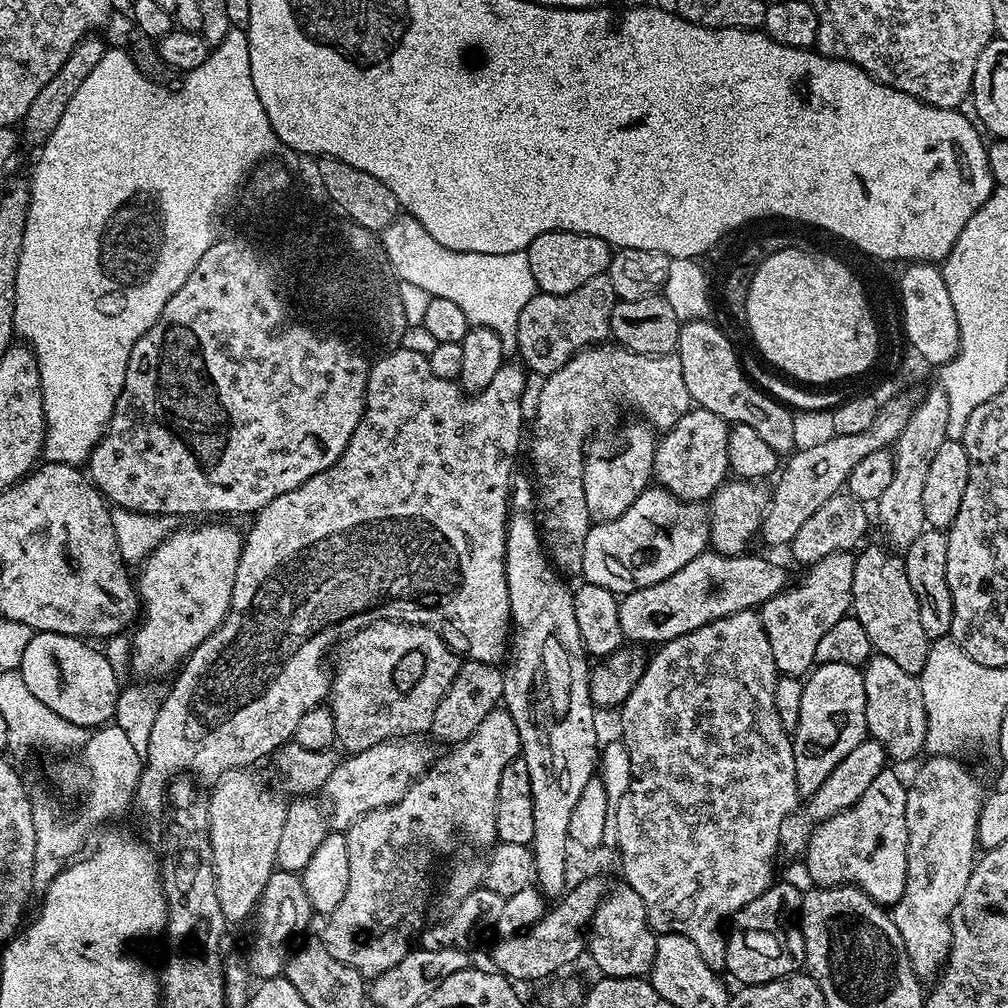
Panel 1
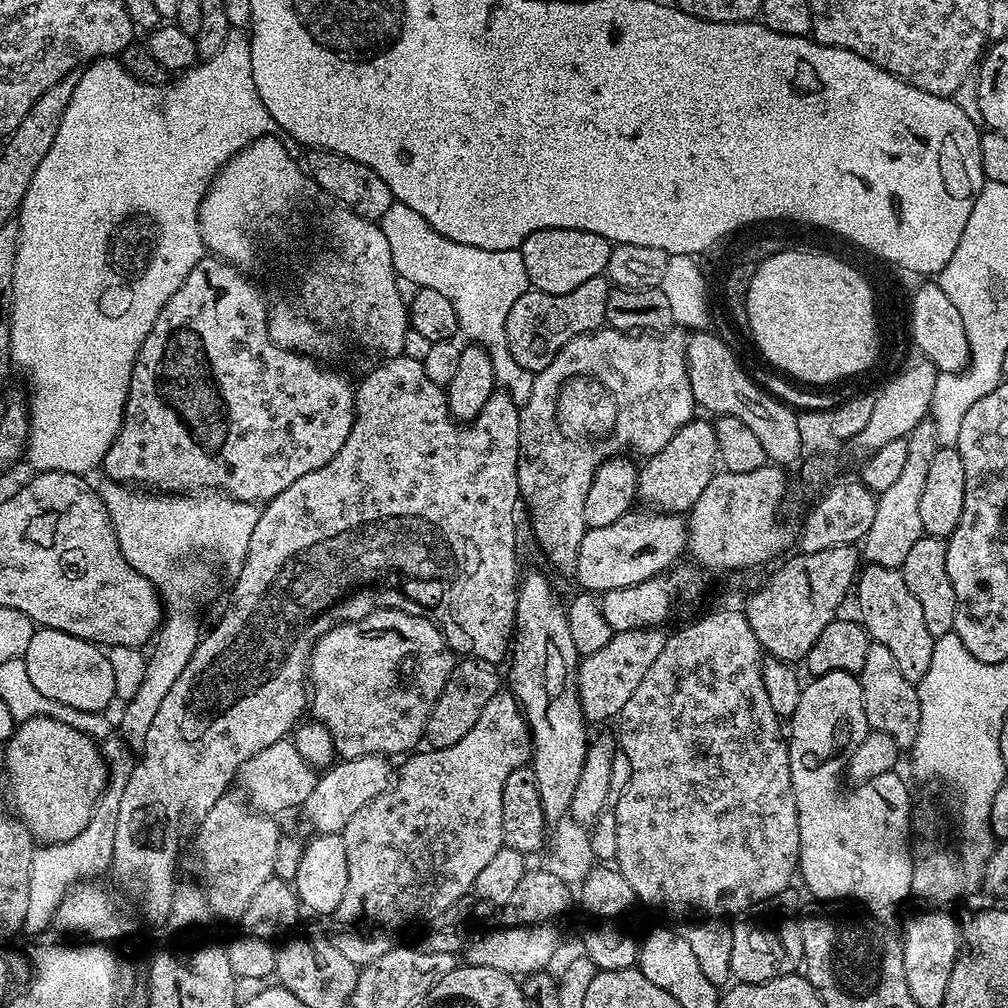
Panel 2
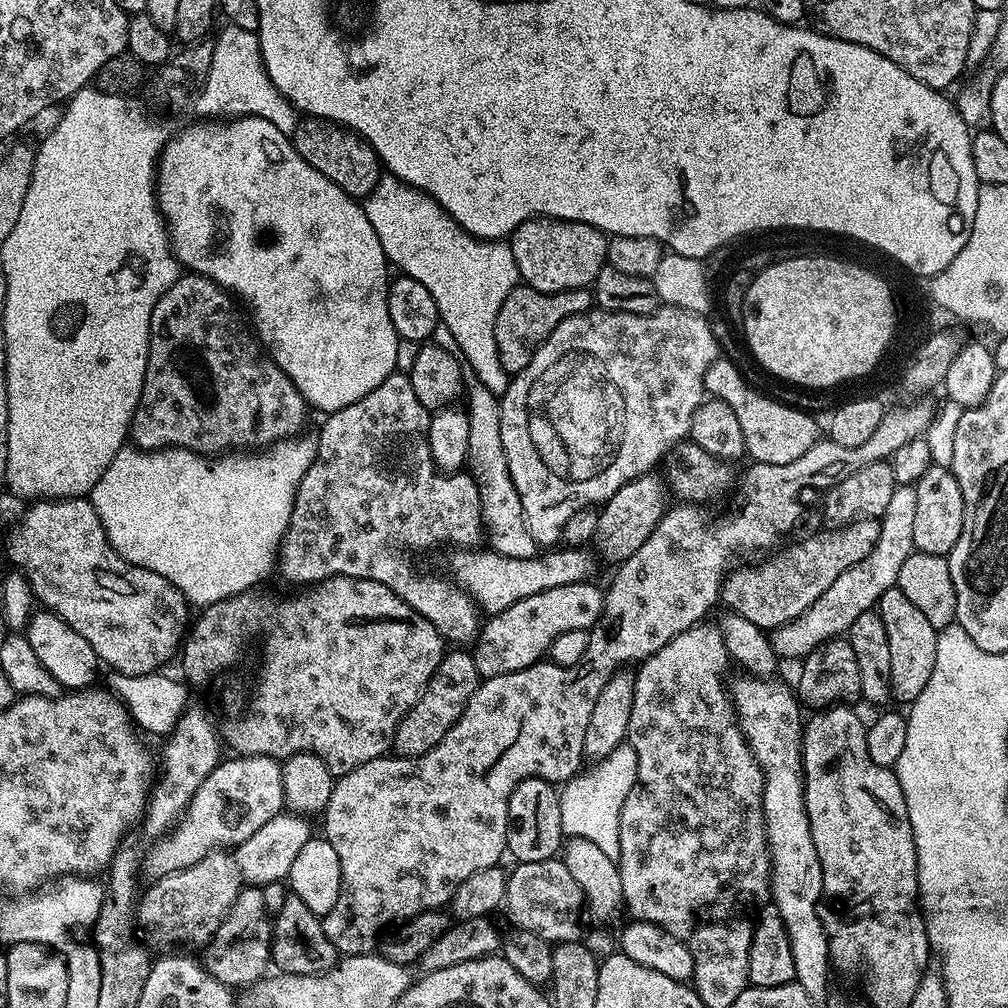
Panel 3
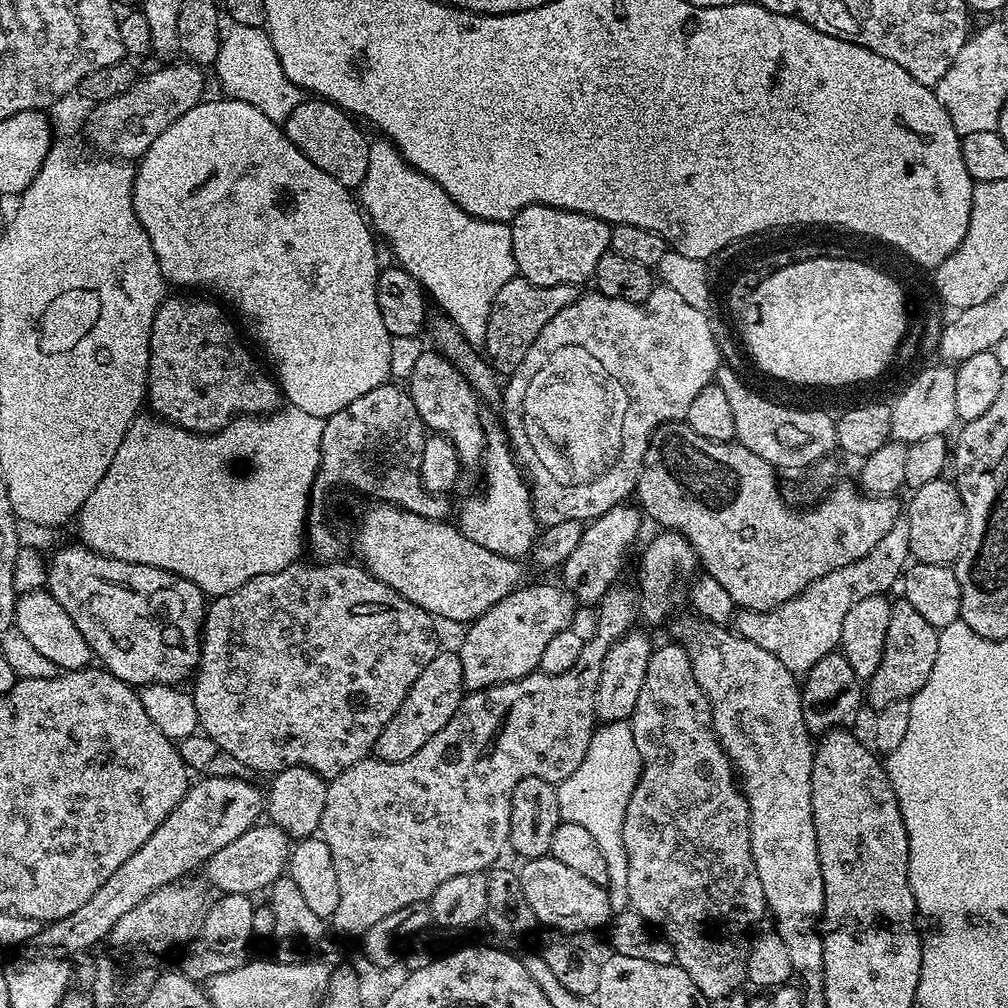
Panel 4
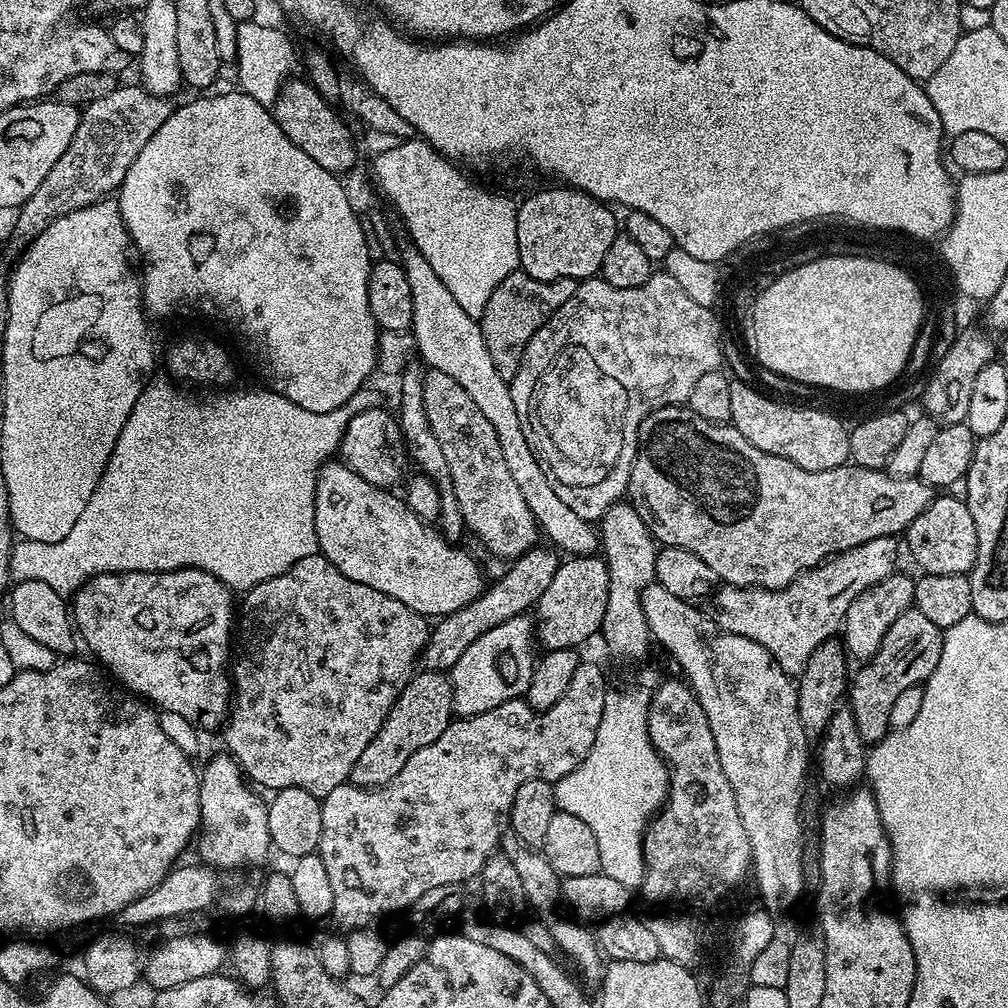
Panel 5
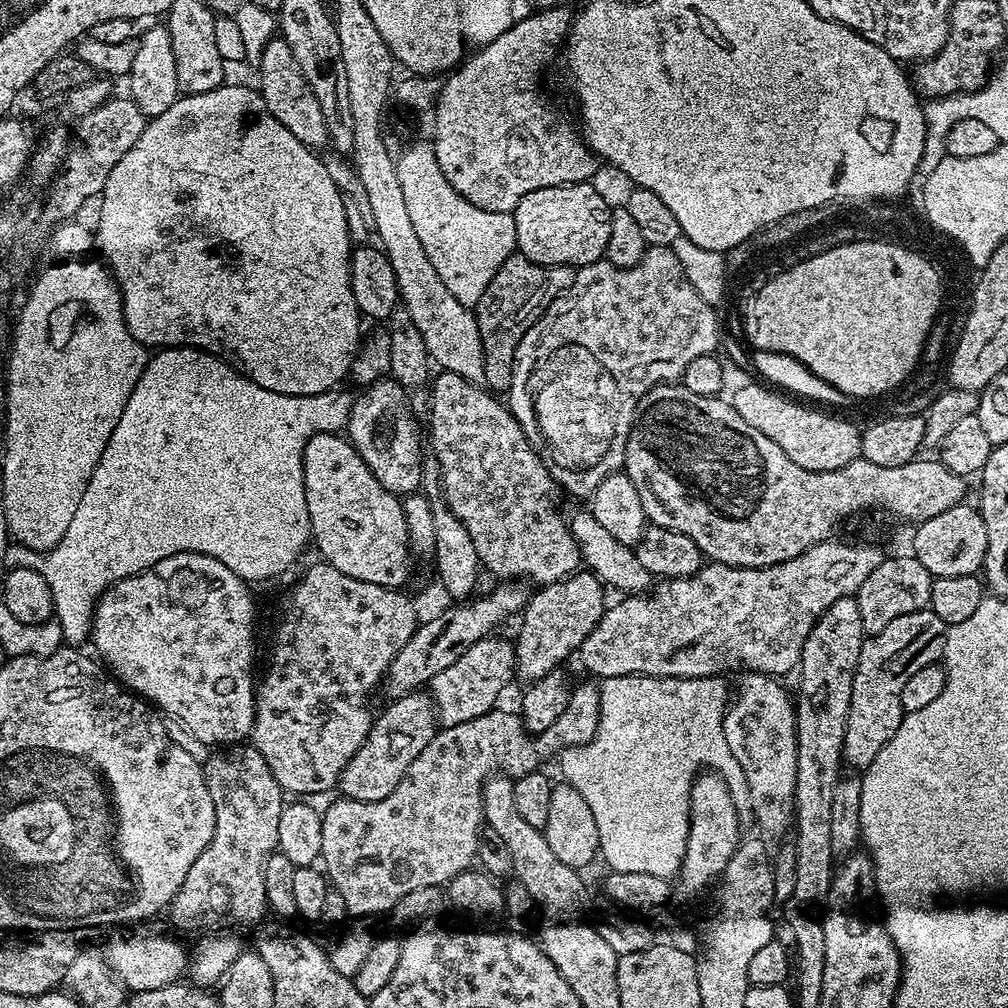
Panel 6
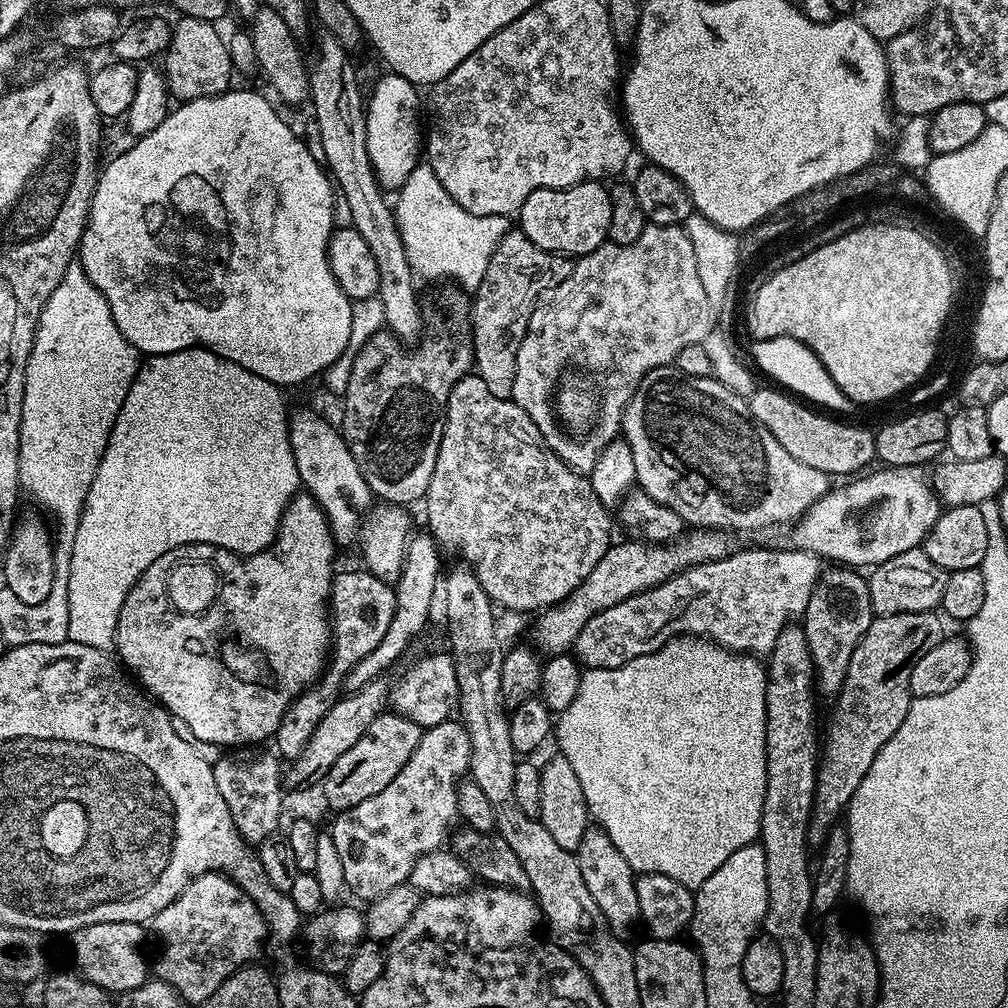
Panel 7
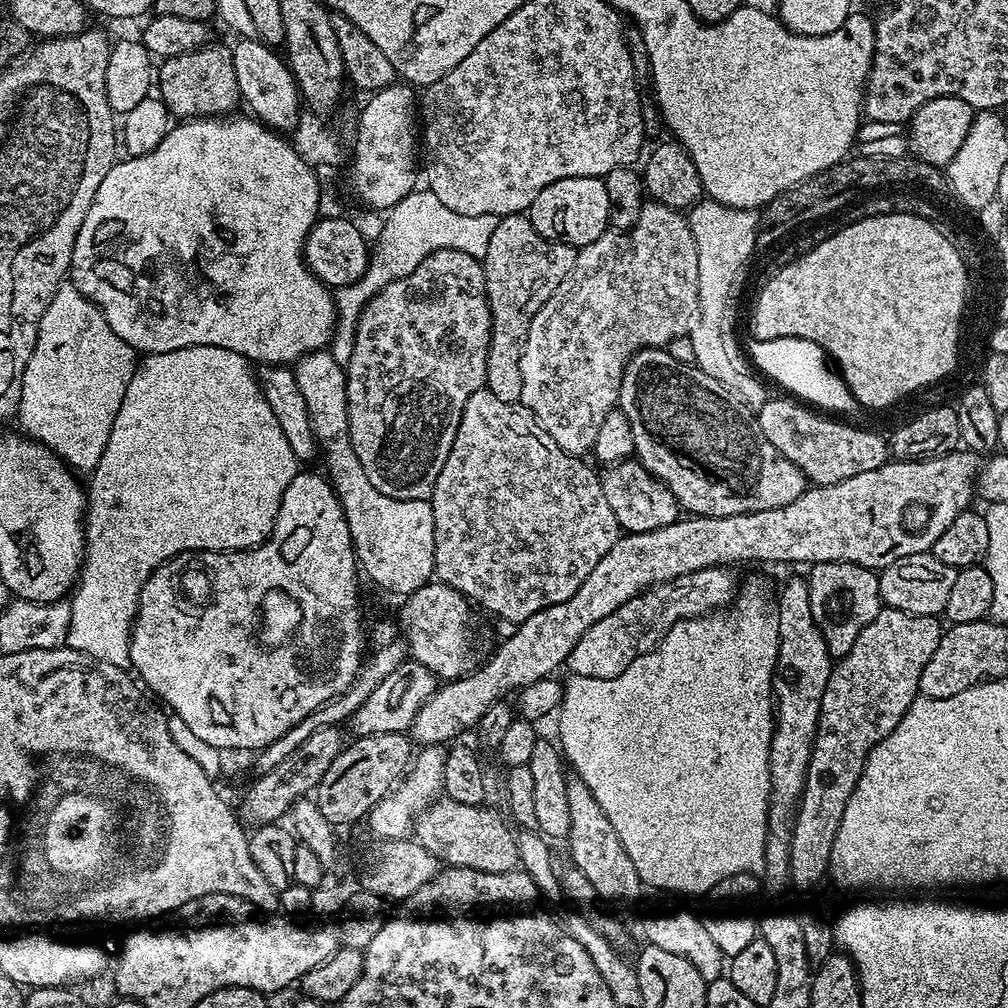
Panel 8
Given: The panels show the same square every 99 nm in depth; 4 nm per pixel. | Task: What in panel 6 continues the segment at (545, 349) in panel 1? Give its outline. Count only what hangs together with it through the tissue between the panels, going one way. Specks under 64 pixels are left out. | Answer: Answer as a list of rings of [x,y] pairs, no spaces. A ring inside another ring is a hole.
[[[519,254],[506,258],[494,278],[490,278],[490,286],[482,290],[474,315],[482,338],[483,383],[493,393],[507,394],[510,390],[518,342],[522,342],[526,330],[530,330],[532,323],[552,305],[554,298],[562,295],[574,281],[576,268],[571,264],[539,264]]]

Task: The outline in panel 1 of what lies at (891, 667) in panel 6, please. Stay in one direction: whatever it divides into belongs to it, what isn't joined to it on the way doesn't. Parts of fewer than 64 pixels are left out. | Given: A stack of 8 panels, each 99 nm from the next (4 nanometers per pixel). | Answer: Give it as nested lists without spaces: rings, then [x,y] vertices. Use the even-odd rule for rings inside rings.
[[[872,544],[869,548],[861,547],[856,556],[854,566],[854,582],[852,583],[852,607],[856,620],[862,622],[862,630],[866,630],[866,638],[870,638],[873,649],[879,655],[890,658],[890,662],[898,662],[902,670],[918,674],[924,668],[928,657],[930,641],[926,630],[922,630],[922,618],[918,615],[918,598],[914,598],[914,590],[910,590],[910,578],[906,578],[904,557]]]

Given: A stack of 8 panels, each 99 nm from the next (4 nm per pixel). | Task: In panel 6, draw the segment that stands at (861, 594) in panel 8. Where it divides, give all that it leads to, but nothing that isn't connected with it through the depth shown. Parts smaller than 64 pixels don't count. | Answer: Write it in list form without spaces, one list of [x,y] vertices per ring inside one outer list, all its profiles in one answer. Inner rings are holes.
[[[853,595],[851,596],[844,596],[842,599],[838,599],[834,602],[833,606],[830,606],[830,609],[826,610],[822,614],[822,618],[818,620],[818,622],[815,623],[814,628],[811,630],[810,634],[807,635],[806,642],[803,643],[803,650],[802,654],[800,655],[800,662],[798,665],[798,673],[800,672],[800,682],[798,684],[798,694],[796,693],[796,697],[794,700],[794,707],[796,710],[796,757],[798,758],[798,766],[795,768],[795,802],[793,804],[793,815],[794,815],[794,832],[796,828],[796,837],[793,837],[792,843],[795,846],[795,870],[794,870],[794,894],[792,895],[791,901],[794,904],[798,904],[800,908],[806,908],[802,906],[808,906],[814,902],[820,902],[823,903],[828,896],[831,895],[831,888],[832,888],[832,879],[835,876],[835,868],[836,868],[836,857],[833,854],[833,846],[831,845],[831,803],[834,800],[834,786],[837,785],[838,780],[840,779],[842,775],[842,765],[843,765],[843,751],[844,751],[844,740],[845,740],[845,724],[848,721],[848,714],[849,714],[849,708],[850,708],[850,697],[851,697],[851,691],[853,690],[853,678],[854,678],[854,670],[857,669],[858,664],[858,655],[861,653],[861,646],[864,644],[864,641],[866,639],[866,633],[864,630],[864,627],[862,626],[862,618],[861,614],[859,613],[858,604],[855,600],[855,597]]]

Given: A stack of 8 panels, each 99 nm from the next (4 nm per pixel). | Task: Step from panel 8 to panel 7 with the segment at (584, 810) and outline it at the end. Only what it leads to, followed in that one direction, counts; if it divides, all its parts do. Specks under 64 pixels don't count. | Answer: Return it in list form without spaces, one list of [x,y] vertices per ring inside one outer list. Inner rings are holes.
[[[589,826],[582,836],[581,844],[575,850],[576,861],[582,870],[582,879],[586,882],[594,902],[598,902],[598,910],[602,910],[608,929],[615,936],[628,938],[635,924],[641,923],[637,891],[637,877],[628,865],[628,860],[618,854],[618,848],[610,842],[608,835],[599,826]]]

